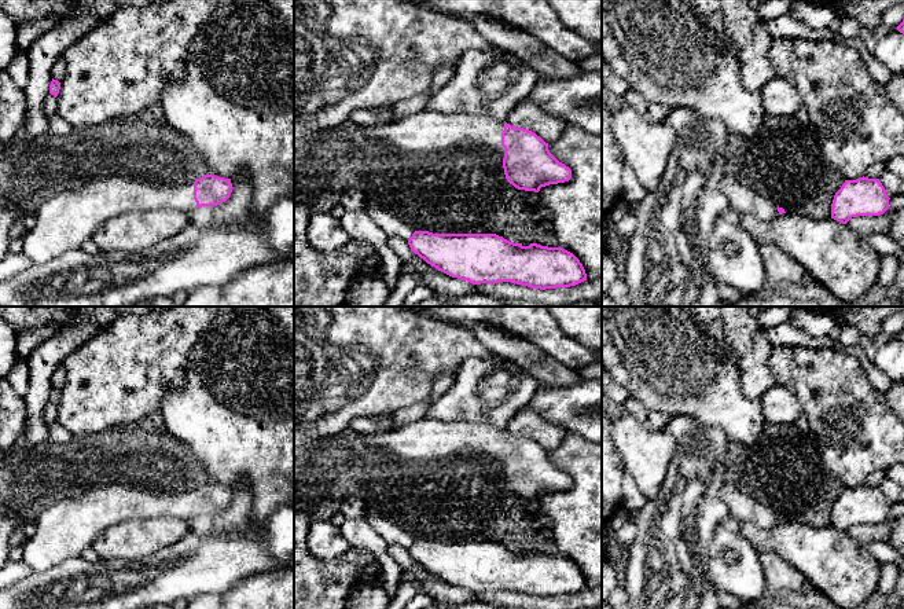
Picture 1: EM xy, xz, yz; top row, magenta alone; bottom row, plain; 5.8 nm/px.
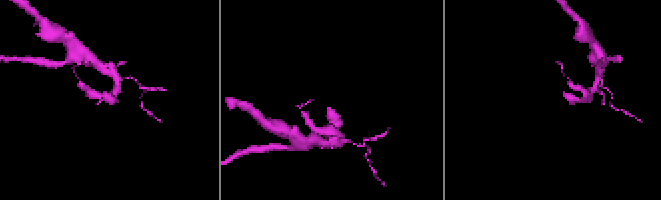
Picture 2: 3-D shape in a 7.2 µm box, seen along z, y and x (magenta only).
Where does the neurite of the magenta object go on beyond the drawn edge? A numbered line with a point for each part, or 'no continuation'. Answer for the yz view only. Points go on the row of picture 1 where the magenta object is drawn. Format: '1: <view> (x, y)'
1: yz (742, 200)

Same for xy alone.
1: xy (65, 220)

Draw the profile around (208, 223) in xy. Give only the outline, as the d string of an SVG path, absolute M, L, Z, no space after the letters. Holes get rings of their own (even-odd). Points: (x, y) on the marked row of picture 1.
M238 175L231 177L232 192L229 198L217 206L196 208L190 213L191 223L206 231L212 227L224 228L236 219L243 219L250 210L253 186L247 176Z

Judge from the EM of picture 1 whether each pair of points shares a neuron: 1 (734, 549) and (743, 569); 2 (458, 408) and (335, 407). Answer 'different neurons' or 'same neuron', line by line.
1: same neuron
2: different neurons

